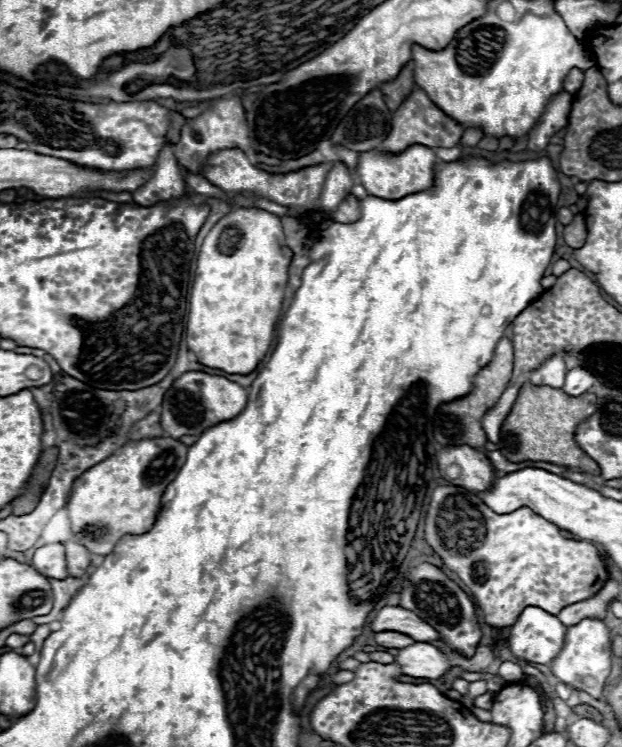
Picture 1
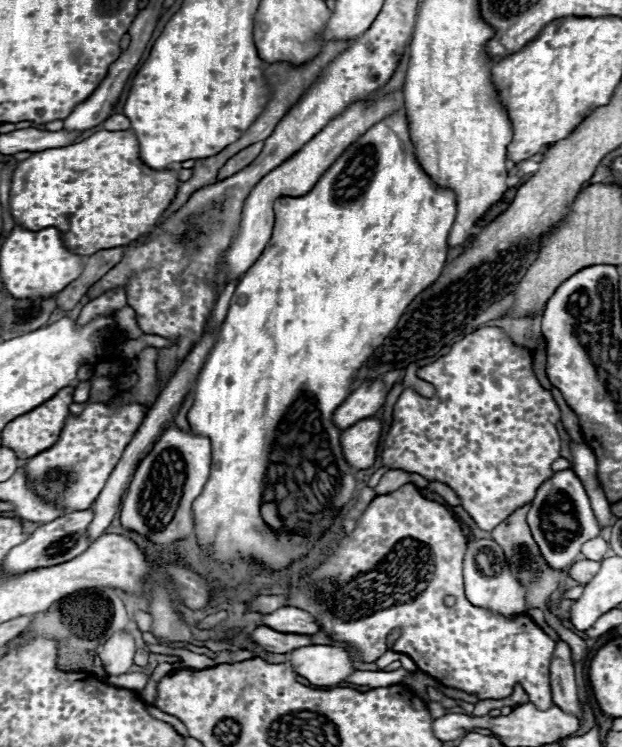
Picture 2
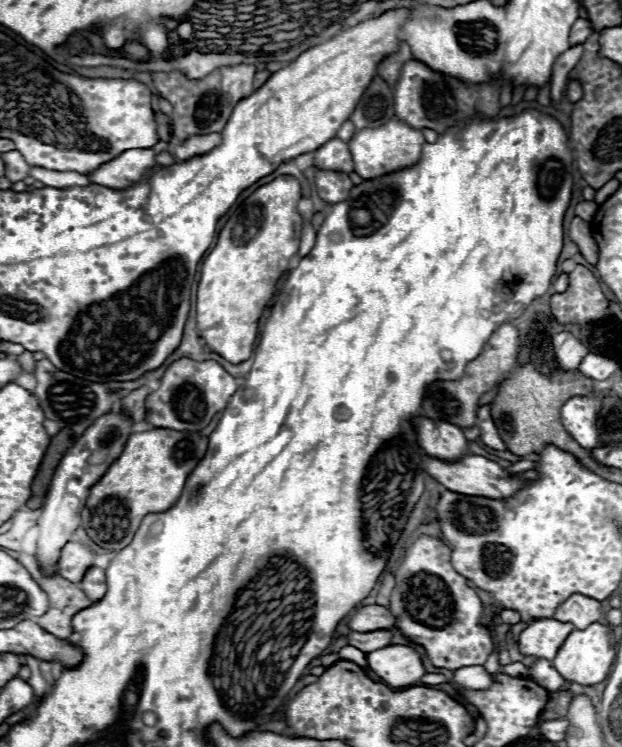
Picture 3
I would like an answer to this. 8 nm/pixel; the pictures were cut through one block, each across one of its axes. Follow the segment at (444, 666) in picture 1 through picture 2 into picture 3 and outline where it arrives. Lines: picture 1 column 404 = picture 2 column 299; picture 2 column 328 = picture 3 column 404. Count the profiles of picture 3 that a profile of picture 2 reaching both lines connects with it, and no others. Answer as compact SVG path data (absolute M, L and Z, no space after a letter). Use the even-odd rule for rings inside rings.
M402 644L368 652L368 666L392 688L412 686L426 674L418 652Z

